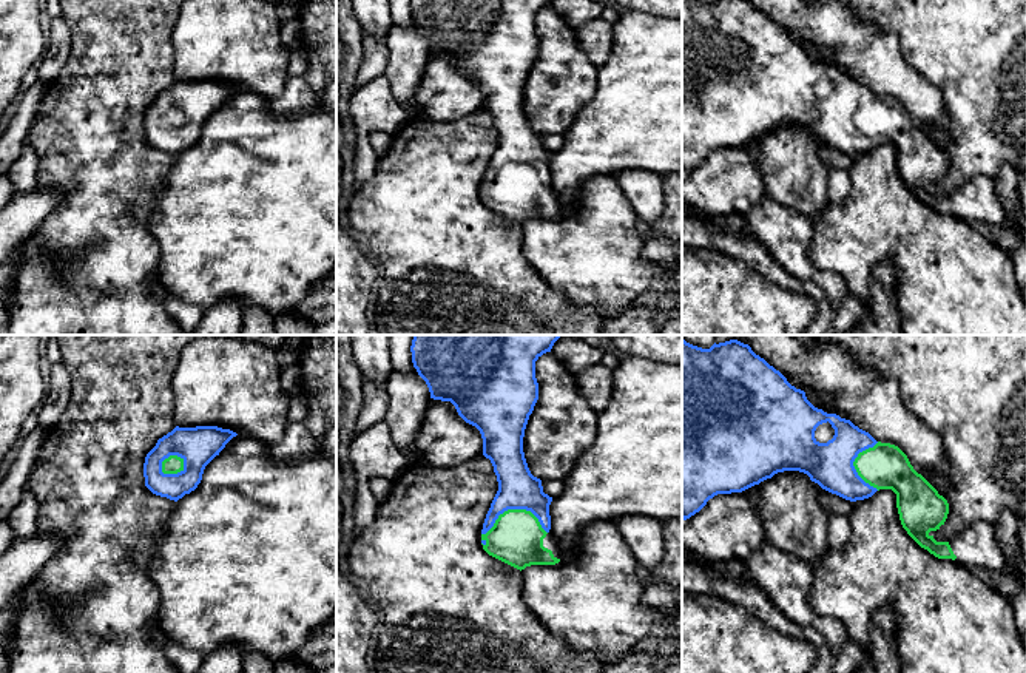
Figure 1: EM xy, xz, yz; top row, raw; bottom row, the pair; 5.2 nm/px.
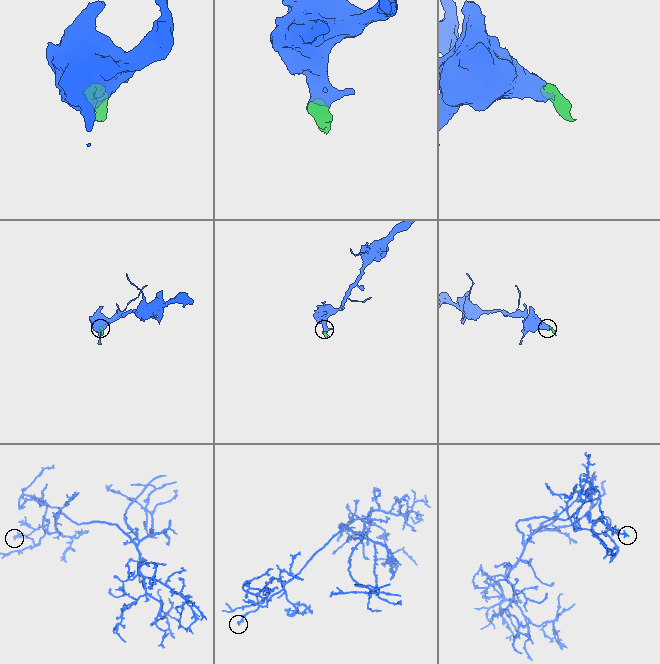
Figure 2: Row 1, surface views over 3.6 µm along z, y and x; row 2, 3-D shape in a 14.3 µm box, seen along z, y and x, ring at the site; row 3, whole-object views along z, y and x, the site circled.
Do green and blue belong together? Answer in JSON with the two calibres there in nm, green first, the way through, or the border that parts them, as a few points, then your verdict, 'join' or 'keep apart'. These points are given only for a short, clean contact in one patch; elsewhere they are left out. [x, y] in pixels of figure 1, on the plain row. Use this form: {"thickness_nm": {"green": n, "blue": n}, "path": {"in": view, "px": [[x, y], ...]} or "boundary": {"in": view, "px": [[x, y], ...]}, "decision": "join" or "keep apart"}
{"thickness_nm": {"green": 280, "blue": 200}, "decision": "join"}

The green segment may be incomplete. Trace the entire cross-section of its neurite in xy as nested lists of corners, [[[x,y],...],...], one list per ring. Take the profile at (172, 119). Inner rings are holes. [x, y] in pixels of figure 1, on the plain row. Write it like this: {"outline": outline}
{"outline": [[[176,80],[147,108],[145,140],[156,150],[177,156],[197,142],[205,120],[236,90],[218,80]]]}

